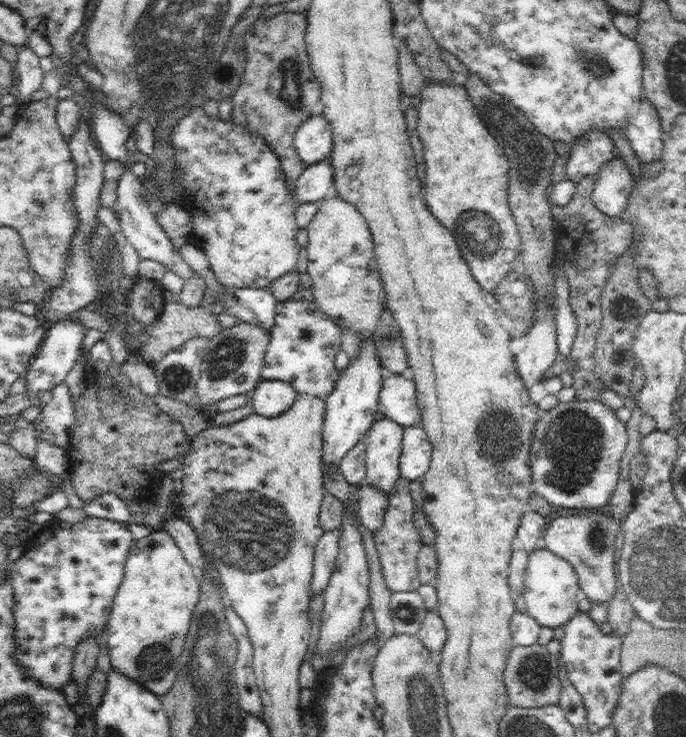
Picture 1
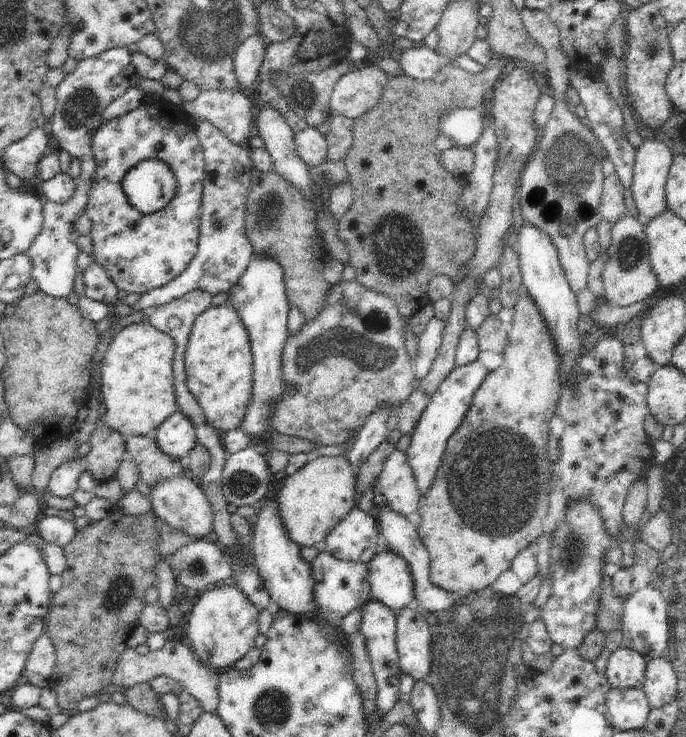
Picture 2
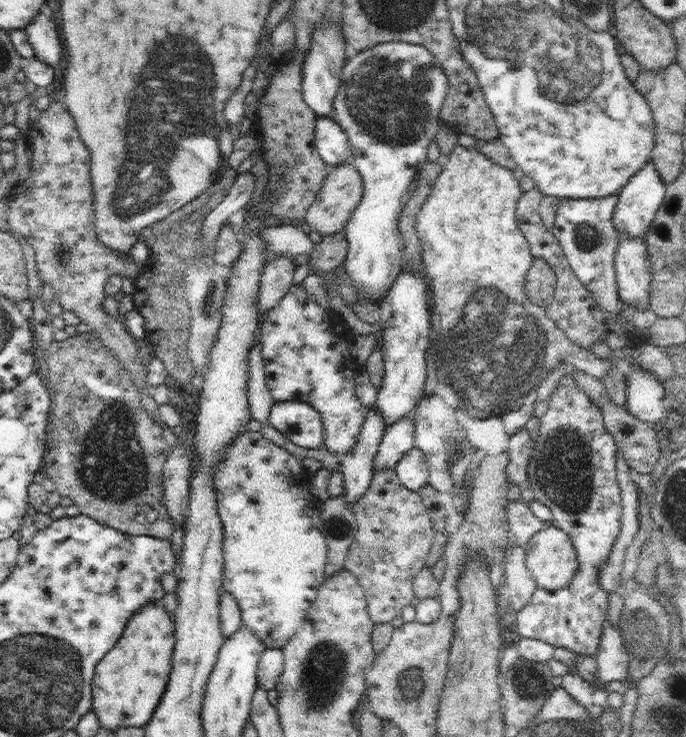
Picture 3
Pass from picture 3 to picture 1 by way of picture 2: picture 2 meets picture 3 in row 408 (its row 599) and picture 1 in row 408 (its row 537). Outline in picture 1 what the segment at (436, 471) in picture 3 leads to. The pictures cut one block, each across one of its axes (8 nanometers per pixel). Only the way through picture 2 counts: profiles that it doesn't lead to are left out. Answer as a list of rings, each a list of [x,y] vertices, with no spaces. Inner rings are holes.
[[[385,374],[383,388],[379,392],[379,404],[383,406],[383,416],[397,422],[399,426],[419,424],[419,406],[415,402],[417,390],[413,380],[401,378],[401,374]]]

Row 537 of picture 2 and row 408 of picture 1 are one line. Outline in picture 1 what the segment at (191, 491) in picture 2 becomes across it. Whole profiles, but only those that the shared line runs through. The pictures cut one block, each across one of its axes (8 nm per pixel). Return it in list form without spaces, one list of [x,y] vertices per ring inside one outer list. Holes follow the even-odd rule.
[[[235,324],[233,328],[221,330],[219,334],[209,338],[209,346],[205,350],[205,356],[201,358],[201,374],[195,382],[195,398],[189,400],[187,406],[201,412],[213,402],[251,394],[251,390],[255,390],[255,386],[261,382],[261,366],[269,340],[271,334],[253,324]]]

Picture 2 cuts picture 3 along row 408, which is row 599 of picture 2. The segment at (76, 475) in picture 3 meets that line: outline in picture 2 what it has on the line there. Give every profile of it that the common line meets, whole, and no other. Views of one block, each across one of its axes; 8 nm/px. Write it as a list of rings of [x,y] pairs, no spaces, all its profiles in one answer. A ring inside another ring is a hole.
[[[123,510],[107,512],[99,522],[91,522],[81,528],[73,540],[63,548],[67,566],[61,574],[61,590],[53,596],[53,610],[47,618],[45,634],[49,634],[57,646],[57,672],[51,680],[51,688],[59,692],[59,710],[77,708],[83,698],[99,694],[103,686],[109,686],[117,664],[121,662],[131,630],[137,626],[137,620],[147,606],[143,594],[155,584],[155,564],[163,560],[159,554],[159,534],[155,528],[155,512],[149,510],[139,516],[123,514]]]

